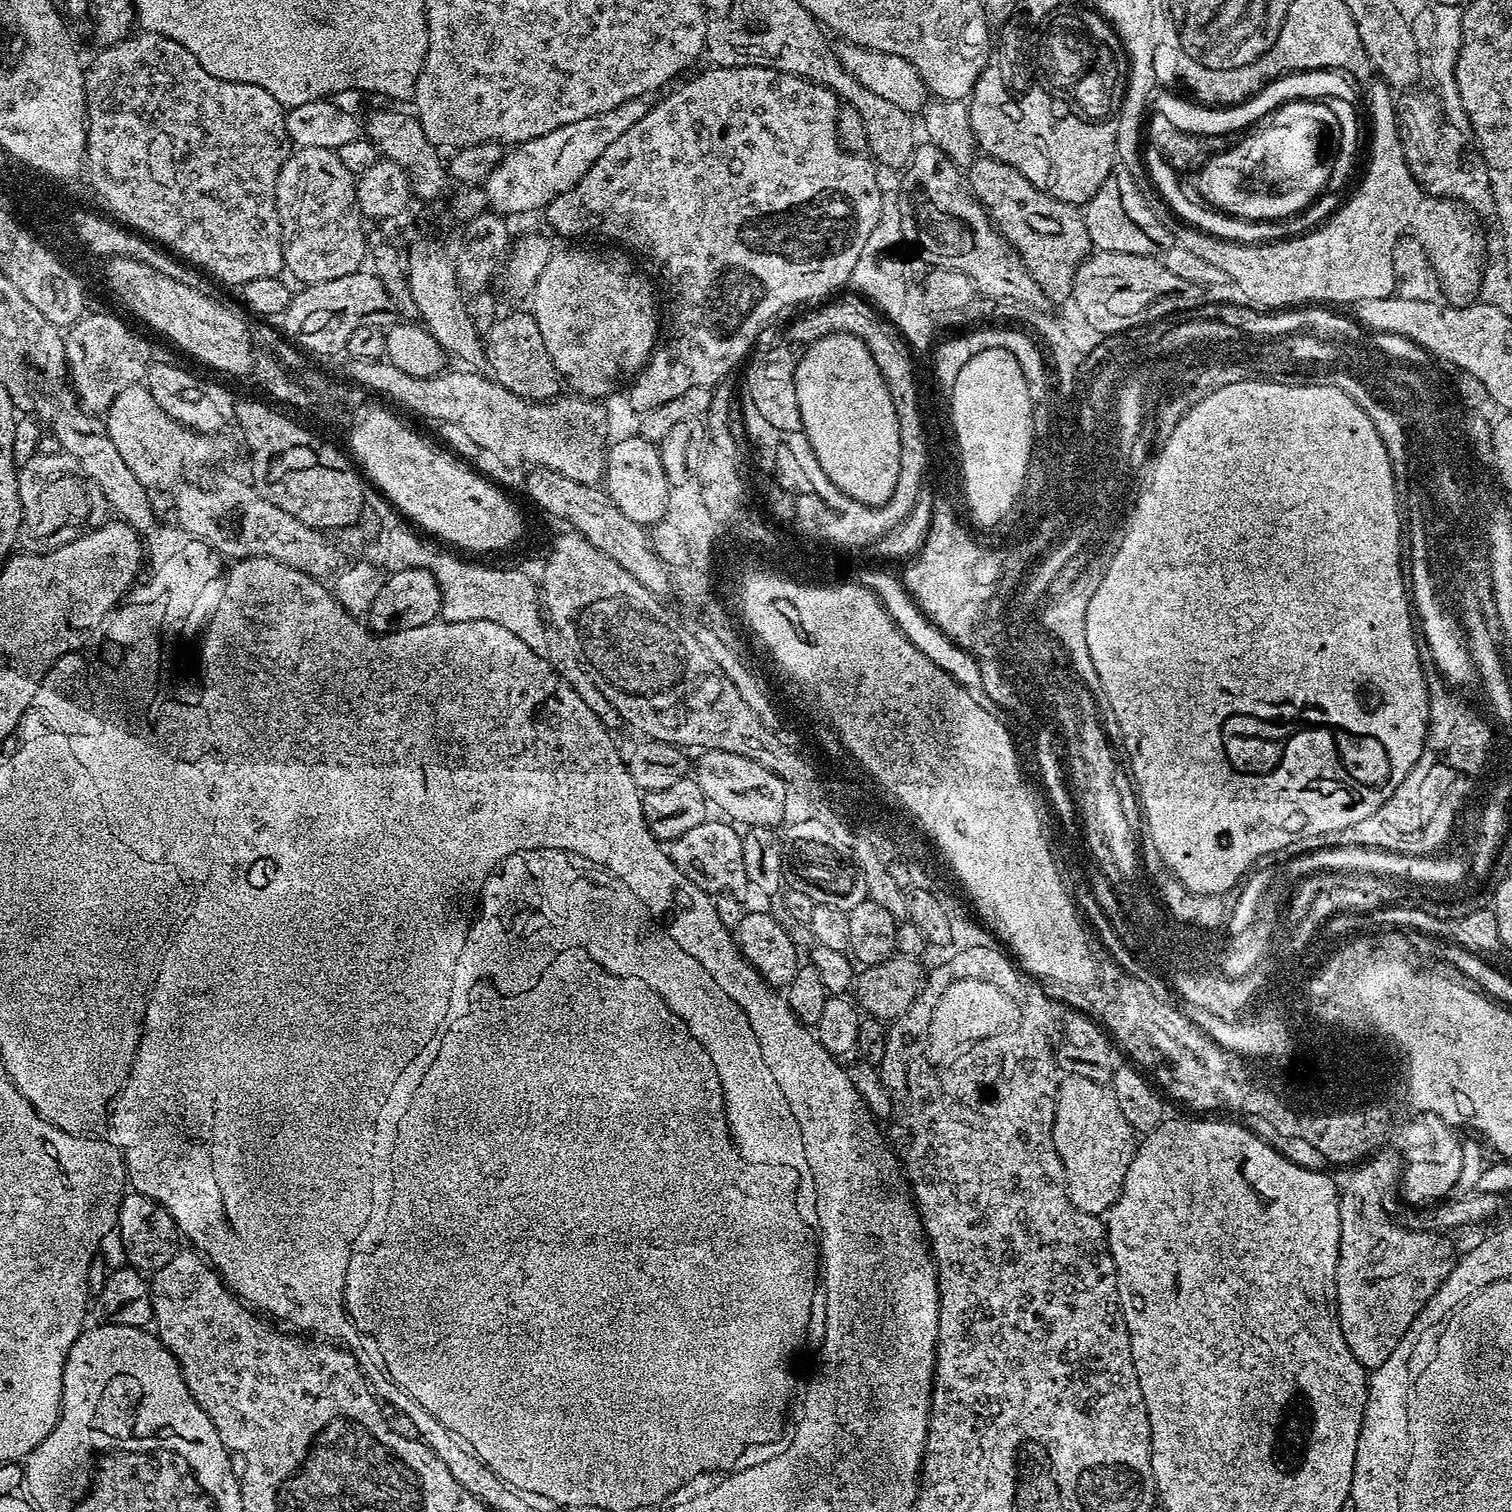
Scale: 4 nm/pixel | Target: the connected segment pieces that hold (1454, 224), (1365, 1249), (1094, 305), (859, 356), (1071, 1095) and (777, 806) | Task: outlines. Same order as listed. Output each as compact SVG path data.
M1376 82L1368 90L1368 112L1372 115L1372 145L1368 148L1368 169L1365 170L1356 193L1349 200L1345 199L1323 224L1308 230L1312 232L1306 233L1305 236L1296 236L1293 240L1280 240L1277 244L1260 244L1255 248L1254 245L1248 244L1252 242L1237 242L1231 238L1215 240L1211 236L1213 233L1203 227L1192 228L1196 226L1183 219L1168 218L1164 220L1164 225L1166 230L1170 230L1173 241L1186 246L1186 250L1201 256L1205 262L1218 266L1218 270L1226 270L1229 281L1240 287L1241 294L1245 296L1243 299L1249 305L1261 310L1284 310L1289 306L1308 306L1313 302L1326 302L1322 300L1359 306L1370 299L1393 295L1394 271L1393 263L1389 259L1390 245L1403 235L1413 235L1424 240L1424 245L1430 246L1432 258L1429 262L1435 272L1435 283L1438 288L1440 283L1440 288L1444 291L1443 299L1454 307L1474 304L1477 276L1483 271L1486 261L1475 232L1470 230L1469 218L1466 213L1457 212L1456 208L1440 208L1440 200L1424 200L1424 195L1416 188L1416 184L1411 184L1412 175L1400 161L1400 144L1394 142L1393 89L1383 82Z
M1398 1156L1392 1160L1380 1160L1380 1164L1361 1163L1355 1169L1352 1181L1343 1185L1340 1194L1340 1253L1338 1254L1338 1270L1336 1271L1336 1313L1342 1326L1342 1338L1346 1338L1346 1346L1350 1346L1350 1354L1362 1362L1365 1370L1375 1370L1394 1354L1394 1346L1402 1342L1410 1322L1426 1306L1426 1302L1442 1286L1442 1282L1450 1274L1454 1263L1452 1244L1447 1235L1439 1231L1415 1232L1412 1228L1403 1228L1388 1217L1384 1209L1384 1195L1388 1188L1397 1187L1401 1175L1402 1160Z
M1096 250L1078 266L1070 300L1076 303L1090 327L1104 334L1120 334L1131 329L1136 322L1132 320L1138 319L1155 300L1179 288L1182 281L1164 265L1161 257Z
M835 332L815 340L804 349L804 355L796 363L796 393L802 414L803 435L808 435L807 447L816 455L834 488L852 499L868 505L884 504L894 494L898 482L898 418L894 414L892 391L882 378L870 350L849 332Z
M1065 1075L1060 1081L1060 1089L1056 1095L1052 1137L1058 1150L1058 1158L1062 1158L1070 1202L1074 1202L1074 1206L1086 1214L1103 1217L1122 1194L1126 1170L1130 1170L1130 1162L1134 1158L1138 1143L1137 1133L1130 1126L1130 1122L1126 1122L1118 1106L1118 1098L1114 1098L1111 1087L1094 1082L1090 1078Z
M704 750L697 756L700 757L694 760L694 779L709 805L715 811L716 808L720 811L717 813L723 814L737 825L744 824L743 826L754 828L775 829L776 823L783 821L783 808L787 806L786 792L789 788L778 774L750 758L730 754L726 750Z

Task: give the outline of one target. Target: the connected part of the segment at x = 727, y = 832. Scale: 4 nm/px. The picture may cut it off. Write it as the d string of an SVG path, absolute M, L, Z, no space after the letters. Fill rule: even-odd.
M709 818L694 826L694 830L686 830L686 834L667 845L666 851L676 869L694 886L698 886L698 890L707 892L713 898L721 894L728 898L740 898L750 888L746 878L746 862L742 862L744 838L739 831L735 832L737 829L727 819L716 819L720 820Z

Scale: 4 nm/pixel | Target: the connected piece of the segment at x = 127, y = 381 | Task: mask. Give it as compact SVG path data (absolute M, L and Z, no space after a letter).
M87 313L69 327L64 341L69 381L77 400L88 412L105 413L114 398L134 383L141 383L153 363L151 344L122 319L112 315Z

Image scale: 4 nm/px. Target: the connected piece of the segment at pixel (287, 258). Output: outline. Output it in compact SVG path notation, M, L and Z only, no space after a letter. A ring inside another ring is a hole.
M321 147L296 148L282 166L276 183L282 254L285 269L301 285L329 282L360 271L368 244L365 225L360 225L356 181L335 151Z

